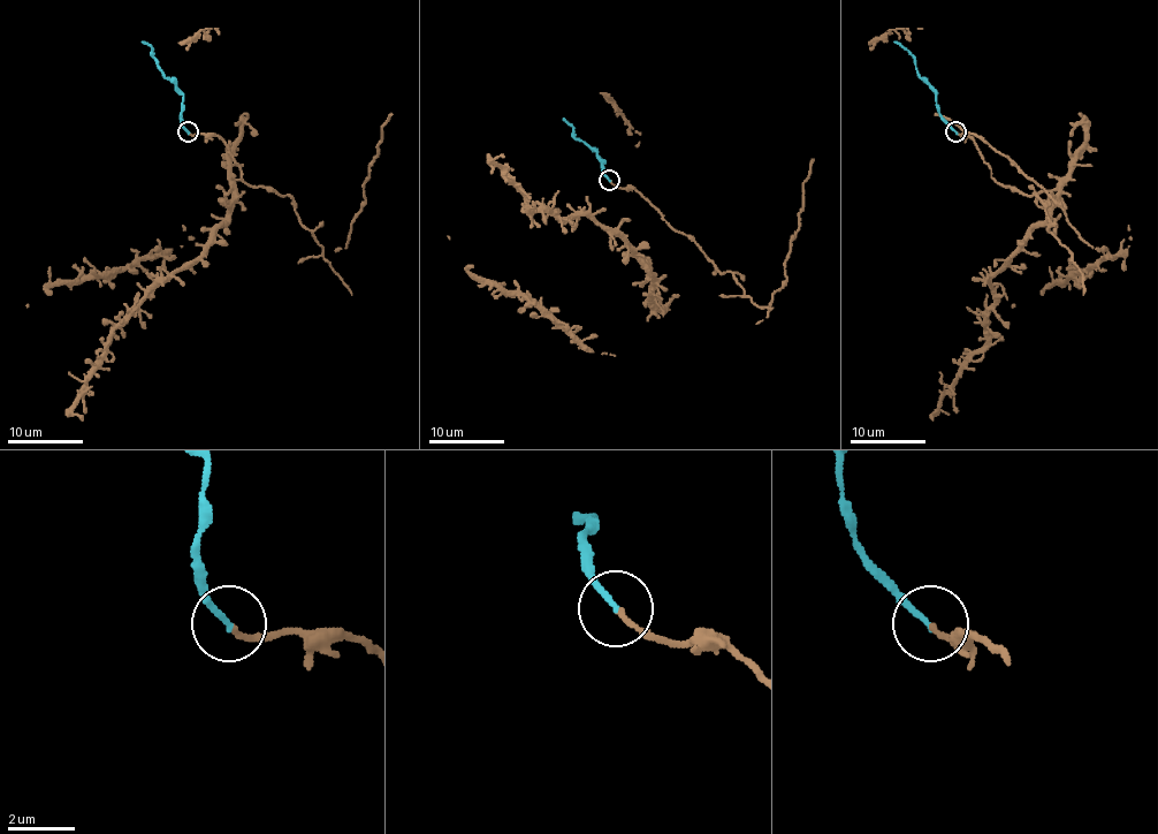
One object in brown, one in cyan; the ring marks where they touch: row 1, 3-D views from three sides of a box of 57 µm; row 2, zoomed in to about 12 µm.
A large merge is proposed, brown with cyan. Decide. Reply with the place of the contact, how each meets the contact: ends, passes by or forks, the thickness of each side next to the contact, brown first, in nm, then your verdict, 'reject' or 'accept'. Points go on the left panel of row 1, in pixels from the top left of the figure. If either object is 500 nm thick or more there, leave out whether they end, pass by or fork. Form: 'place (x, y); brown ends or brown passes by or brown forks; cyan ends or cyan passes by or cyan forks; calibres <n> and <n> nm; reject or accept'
place (188, 131); brown ends; cyan ends; calibres 150 and 170 nm; accept

